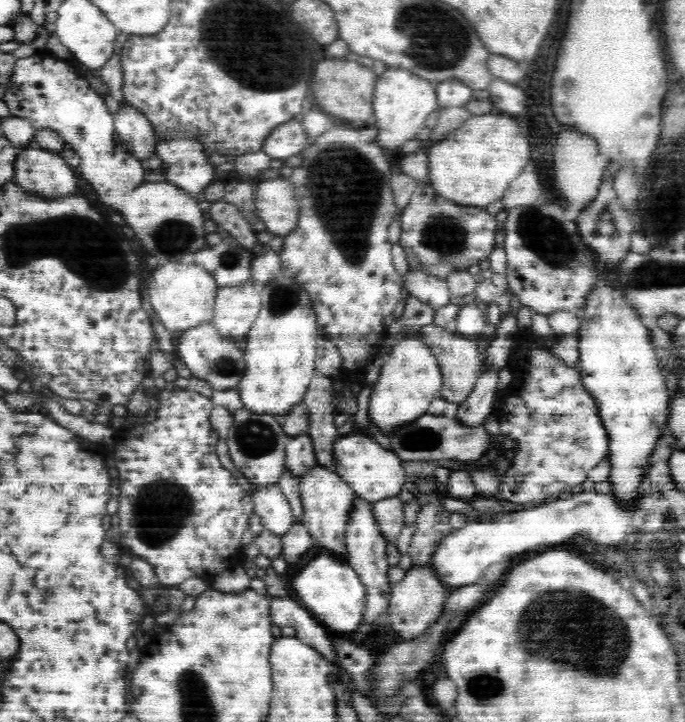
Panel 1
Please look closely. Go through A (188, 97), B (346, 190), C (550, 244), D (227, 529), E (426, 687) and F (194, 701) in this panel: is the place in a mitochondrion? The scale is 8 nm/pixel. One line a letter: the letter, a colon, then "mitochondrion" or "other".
A: other
B: mitochondrion
C: mitochondrion
D: other
E: other
F: mitochondrion

